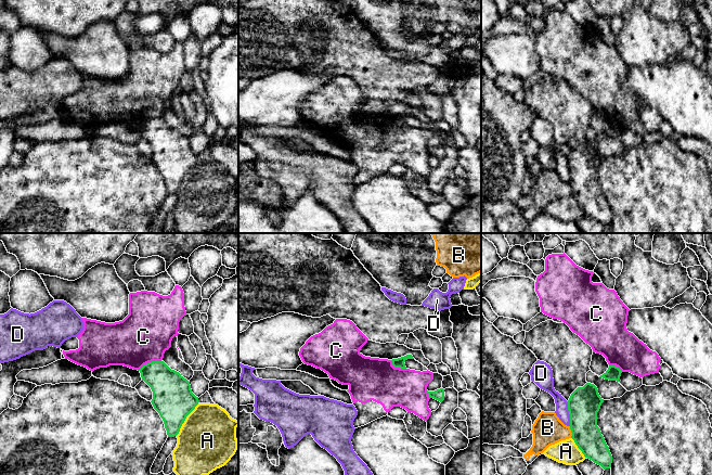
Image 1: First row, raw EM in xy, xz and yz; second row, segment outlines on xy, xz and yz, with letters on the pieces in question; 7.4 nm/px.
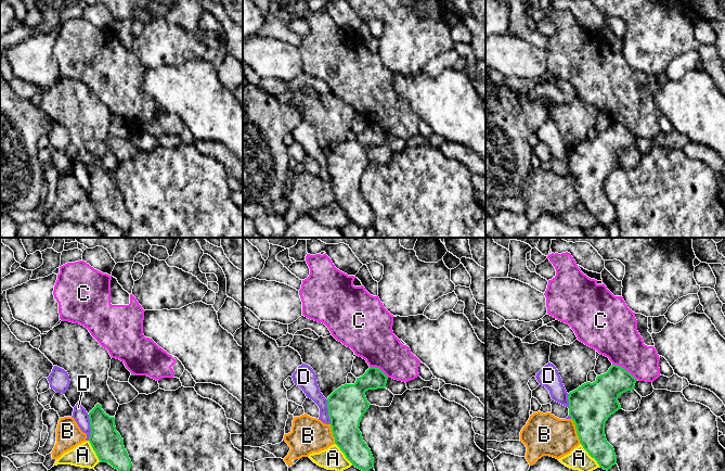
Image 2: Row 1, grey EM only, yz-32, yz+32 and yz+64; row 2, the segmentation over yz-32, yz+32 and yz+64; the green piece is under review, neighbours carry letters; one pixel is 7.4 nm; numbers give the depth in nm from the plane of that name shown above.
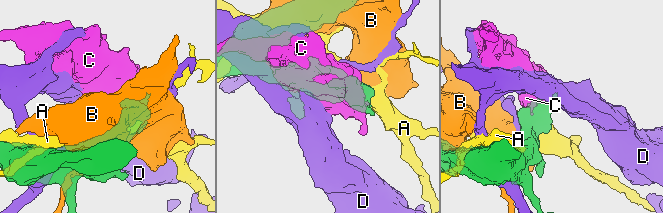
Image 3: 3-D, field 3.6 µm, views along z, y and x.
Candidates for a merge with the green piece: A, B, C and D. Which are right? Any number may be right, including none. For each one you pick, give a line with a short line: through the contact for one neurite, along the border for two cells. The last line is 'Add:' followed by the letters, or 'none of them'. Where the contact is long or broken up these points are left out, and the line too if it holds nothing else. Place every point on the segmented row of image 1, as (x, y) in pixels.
Add: none of them

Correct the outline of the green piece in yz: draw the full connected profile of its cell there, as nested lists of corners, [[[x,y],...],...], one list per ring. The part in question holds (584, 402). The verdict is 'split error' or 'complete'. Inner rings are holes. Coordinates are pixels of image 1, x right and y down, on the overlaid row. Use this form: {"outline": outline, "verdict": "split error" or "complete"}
{"outline": [[[586,383],[583,387],[578,387],[567,402],[571,438],[585,458],[600,465],[604,470],[610,468],[612,455],[600,428],[597,426],[597,412],[604,402],[597,387]]], "verdict": "complete"}

